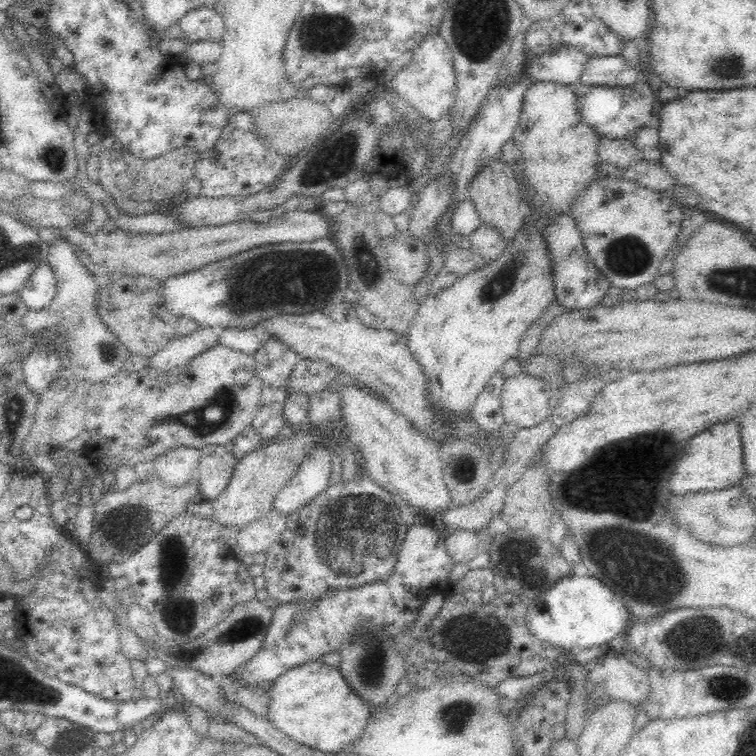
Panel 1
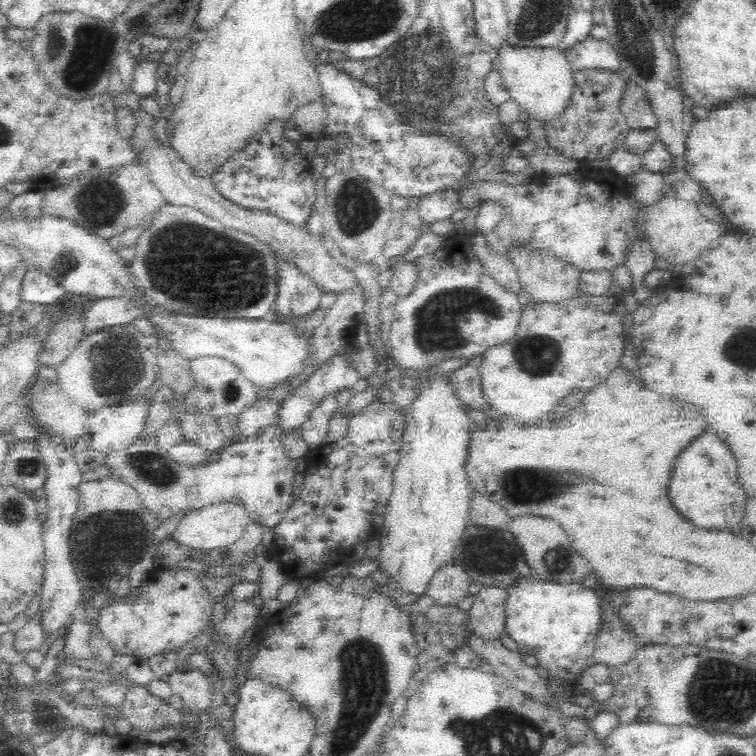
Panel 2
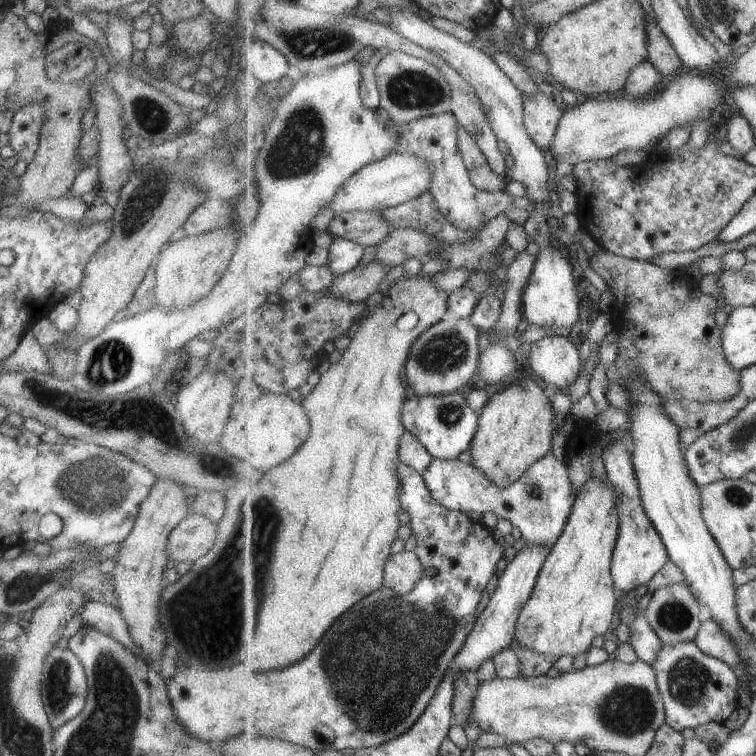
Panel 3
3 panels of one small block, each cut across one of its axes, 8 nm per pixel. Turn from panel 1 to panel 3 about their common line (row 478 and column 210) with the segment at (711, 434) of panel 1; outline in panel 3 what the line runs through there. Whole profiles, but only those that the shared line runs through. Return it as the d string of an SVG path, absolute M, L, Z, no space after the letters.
M401 462L398 464L398 475L400 476L399 498L402 508L410 516L409 522L412 534L416 539L414 550L424 568L423 574L414 584L414 587L405 594L391 593L385 586L375 589L375 592L372 592L369 596L366 596L363 600L355 604L355 608L351 608L339 620L335 620L335 624L331 626L331 632L327 632L327 636L323 636L323 640L319 642L319 646L313 652L309 652L309 658L305 656L303 660L291 664L289 668L269 670L269 672L255 672L255 674L239 674L239 672L235 674L235 670L229 672L229 668L218 668L215 670L208 668L199 668L199 670L187 668L183 671L176 670L174 675L168 681L164 681L164 683L166 684L170 705L176 714L176 723L179 723L190 735L214 745L238 736L269 737L297 743L299 746L313 749L316 752L321 752L321 750L345 750L345 748L353 748L355 751L359 751L396 739L403 733L410 731L414 727L414 724L422 718L423 713L434 699L446 672L452 666L454 658L465 646L471 631L474 629L477 617L481 614L478 613L475 616L475 608L479 606L481 594L485 592L489 580L495 576L495 572L503 567L502 559L503 554L505 554L506 544L502 539L495 540L489 528L480 521L471 522L471 518L466 513L455 509L448 509L446 506L439 504L439 501L435 500L435 497L431 494L424 476L418 470Z

